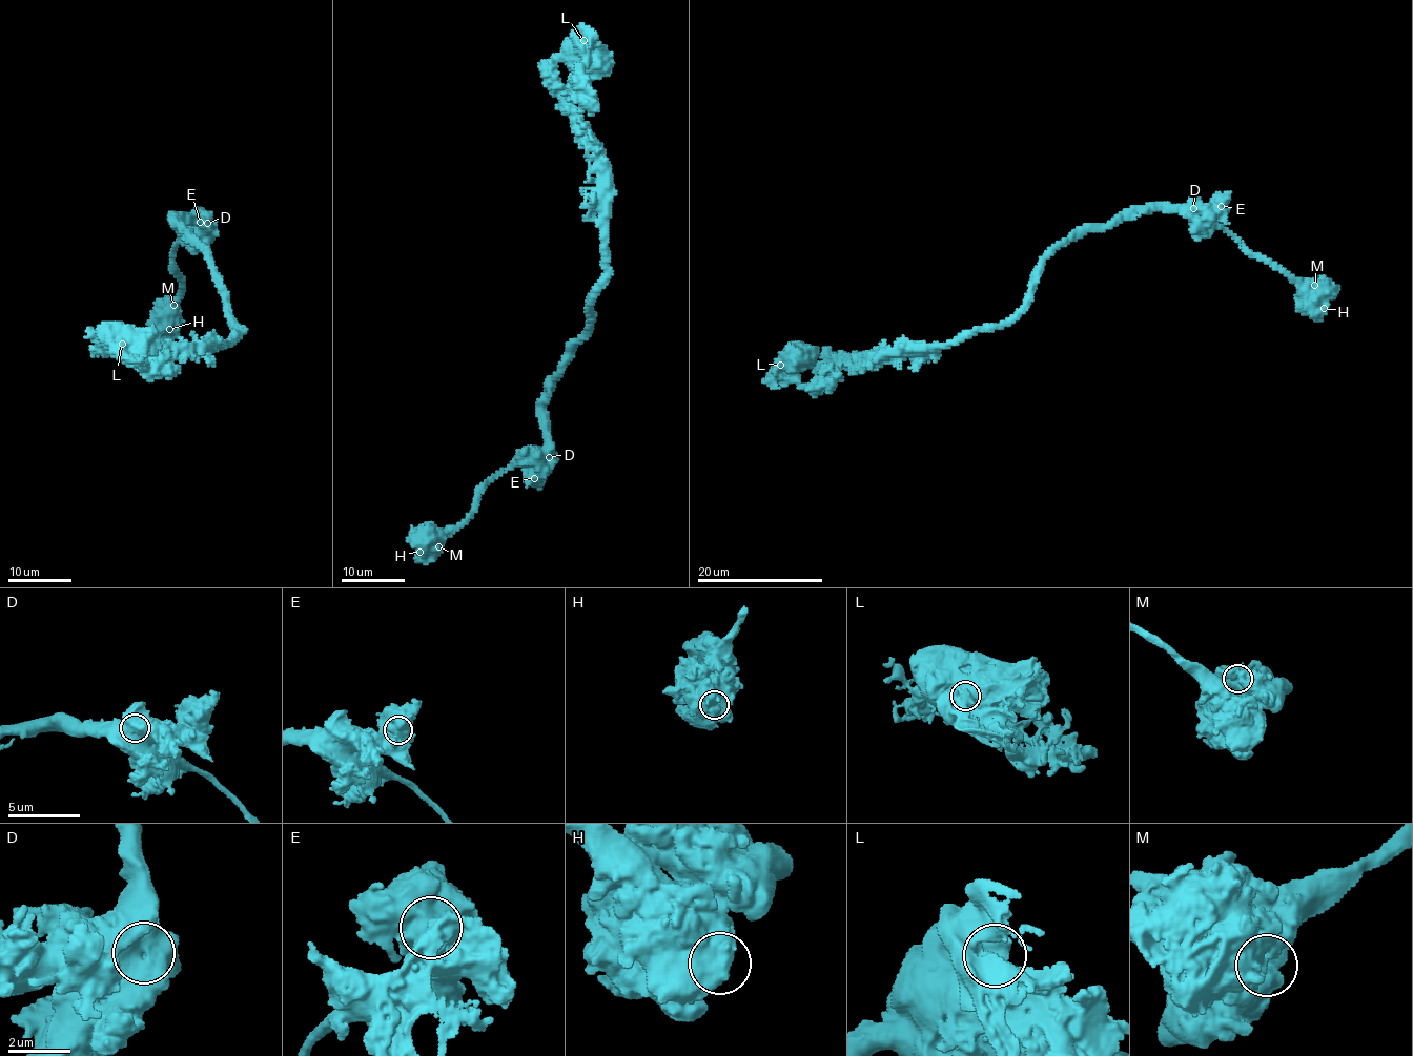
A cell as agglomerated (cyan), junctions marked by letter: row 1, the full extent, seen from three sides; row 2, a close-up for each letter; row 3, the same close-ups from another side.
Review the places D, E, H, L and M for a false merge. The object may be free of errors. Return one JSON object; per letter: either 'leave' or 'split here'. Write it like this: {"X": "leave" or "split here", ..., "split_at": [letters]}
{"D": "leave", "E": "leave", "H": "leave", "L": "split here", "M": "leave", "split_at": ["L"]}

